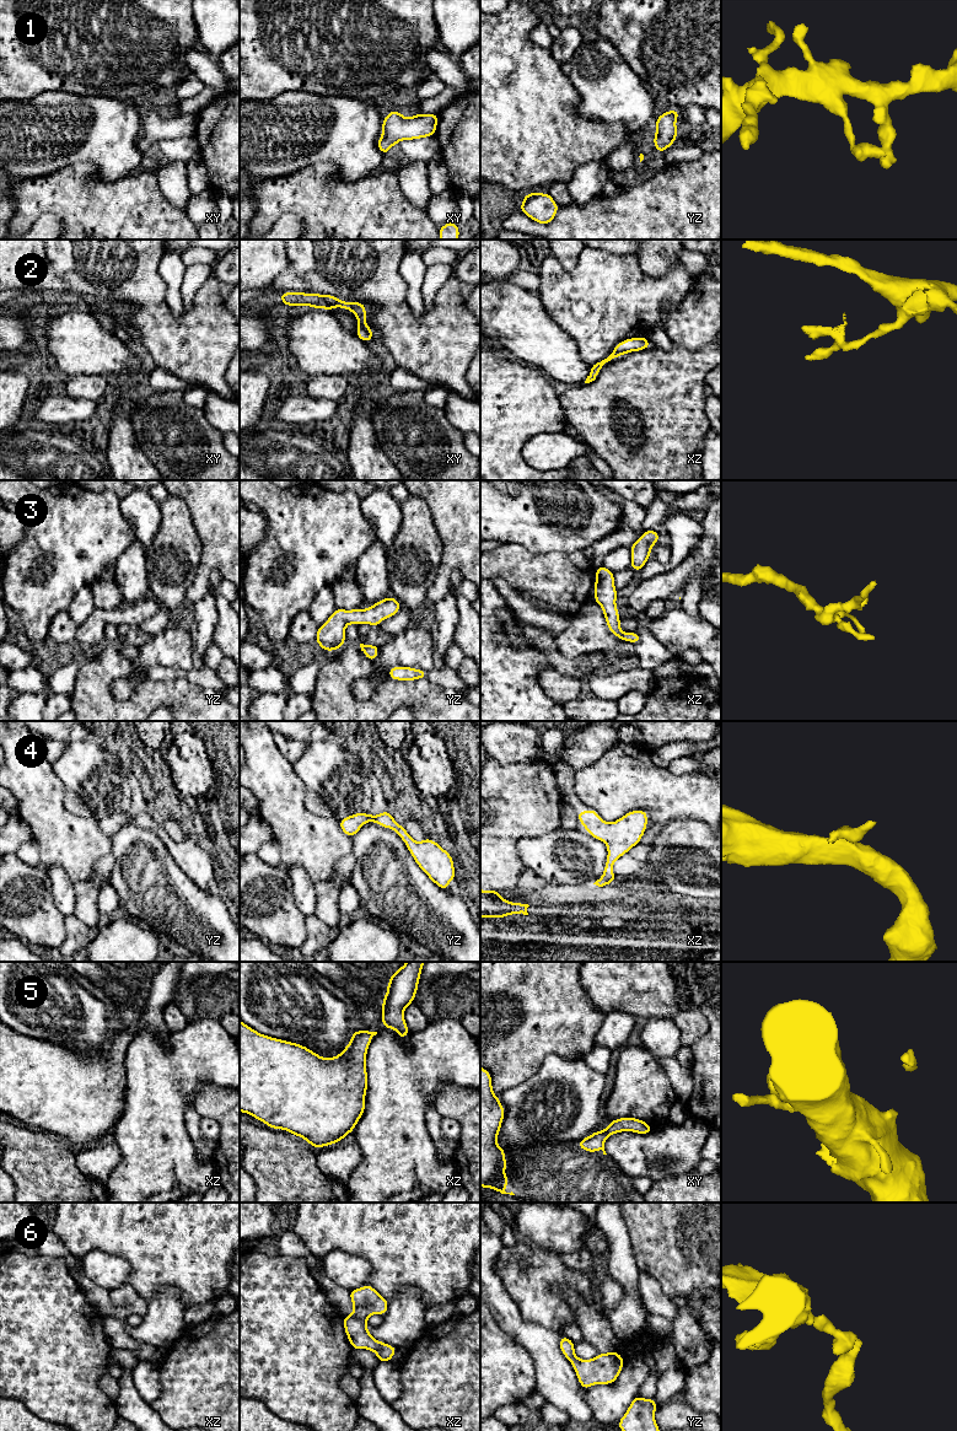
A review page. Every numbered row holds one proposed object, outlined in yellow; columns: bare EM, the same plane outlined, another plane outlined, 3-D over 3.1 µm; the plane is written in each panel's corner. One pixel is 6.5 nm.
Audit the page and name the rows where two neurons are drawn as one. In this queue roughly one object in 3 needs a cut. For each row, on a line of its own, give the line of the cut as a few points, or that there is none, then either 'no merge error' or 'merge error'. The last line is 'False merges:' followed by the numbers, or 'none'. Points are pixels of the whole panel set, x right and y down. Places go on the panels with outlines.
1: no cut; no merge error
2: no cut; no merge error
3: no cut; no merge error
4: no cut; no merge error
5: no cut; no merge error
6: no cut; no merge error
False merges: none

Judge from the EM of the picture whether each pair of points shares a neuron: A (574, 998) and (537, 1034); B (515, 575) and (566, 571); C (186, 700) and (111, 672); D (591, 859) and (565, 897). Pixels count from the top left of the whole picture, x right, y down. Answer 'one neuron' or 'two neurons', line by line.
A: one neuron
B: one neuron
C: one neuron
D: two neurons

